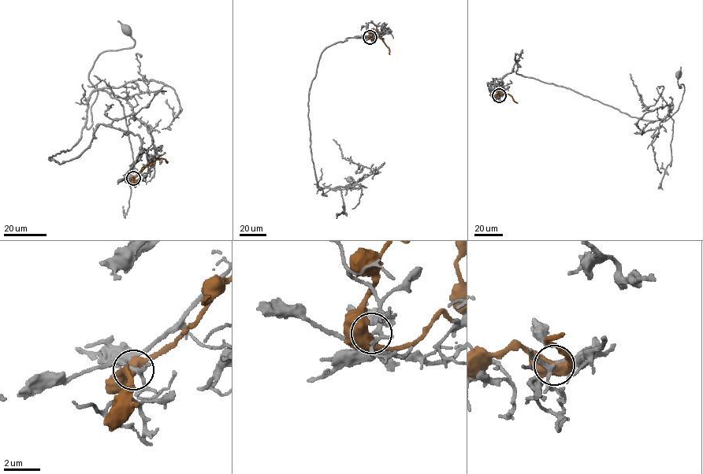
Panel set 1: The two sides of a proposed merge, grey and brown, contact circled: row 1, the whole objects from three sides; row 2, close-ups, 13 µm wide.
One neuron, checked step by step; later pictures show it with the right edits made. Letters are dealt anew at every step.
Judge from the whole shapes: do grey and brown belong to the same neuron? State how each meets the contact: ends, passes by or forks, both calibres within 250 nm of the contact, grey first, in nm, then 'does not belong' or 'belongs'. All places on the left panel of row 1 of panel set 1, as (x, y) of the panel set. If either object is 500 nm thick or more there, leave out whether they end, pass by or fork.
calibres 170 and 500 nm; does not belong

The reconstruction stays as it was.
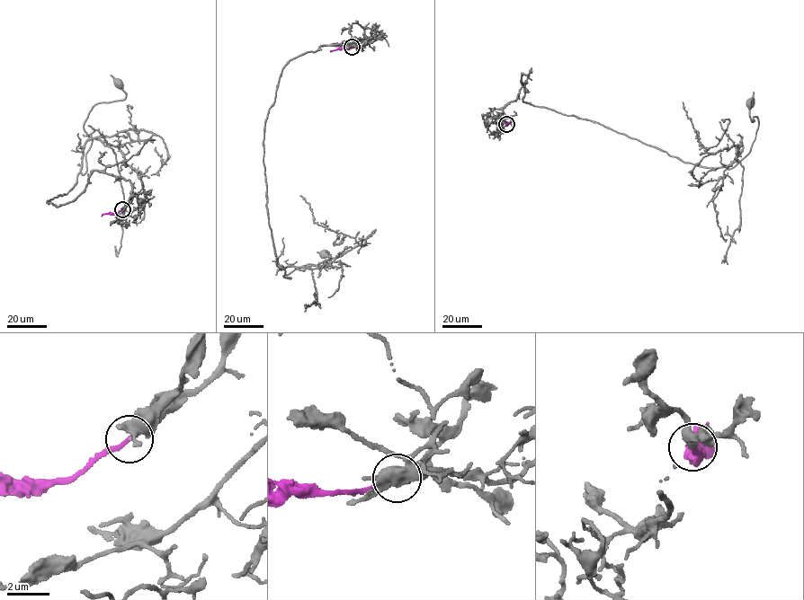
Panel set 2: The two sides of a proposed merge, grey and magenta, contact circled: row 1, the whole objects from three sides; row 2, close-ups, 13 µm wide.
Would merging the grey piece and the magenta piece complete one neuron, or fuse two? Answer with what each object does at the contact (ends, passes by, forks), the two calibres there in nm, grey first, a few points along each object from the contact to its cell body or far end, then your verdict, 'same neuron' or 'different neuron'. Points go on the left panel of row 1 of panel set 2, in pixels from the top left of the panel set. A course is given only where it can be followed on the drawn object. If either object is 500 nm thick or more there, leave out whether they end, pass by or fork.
grey ends there; magenta ends there; 280 nm thick on the grey side, 200 nm on the other; grey runs (122, 209), (129, 180), (93, 170), (75, 198), (47, 202), (86, 171), (84, 123), (125, 98), (118, 83); magenta runs (122, 209), (101, 216); same neuron

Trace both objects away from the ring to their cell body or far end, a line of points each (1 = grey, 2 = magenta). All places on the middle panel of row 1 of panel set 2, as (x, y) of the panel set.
1: (352, 47), (365, 36), (291, 58), (265, 121), (276, 265), (290, 277), (284, 275), (328, 263), (323, 255)
2: (352, 47), (330, 50)

